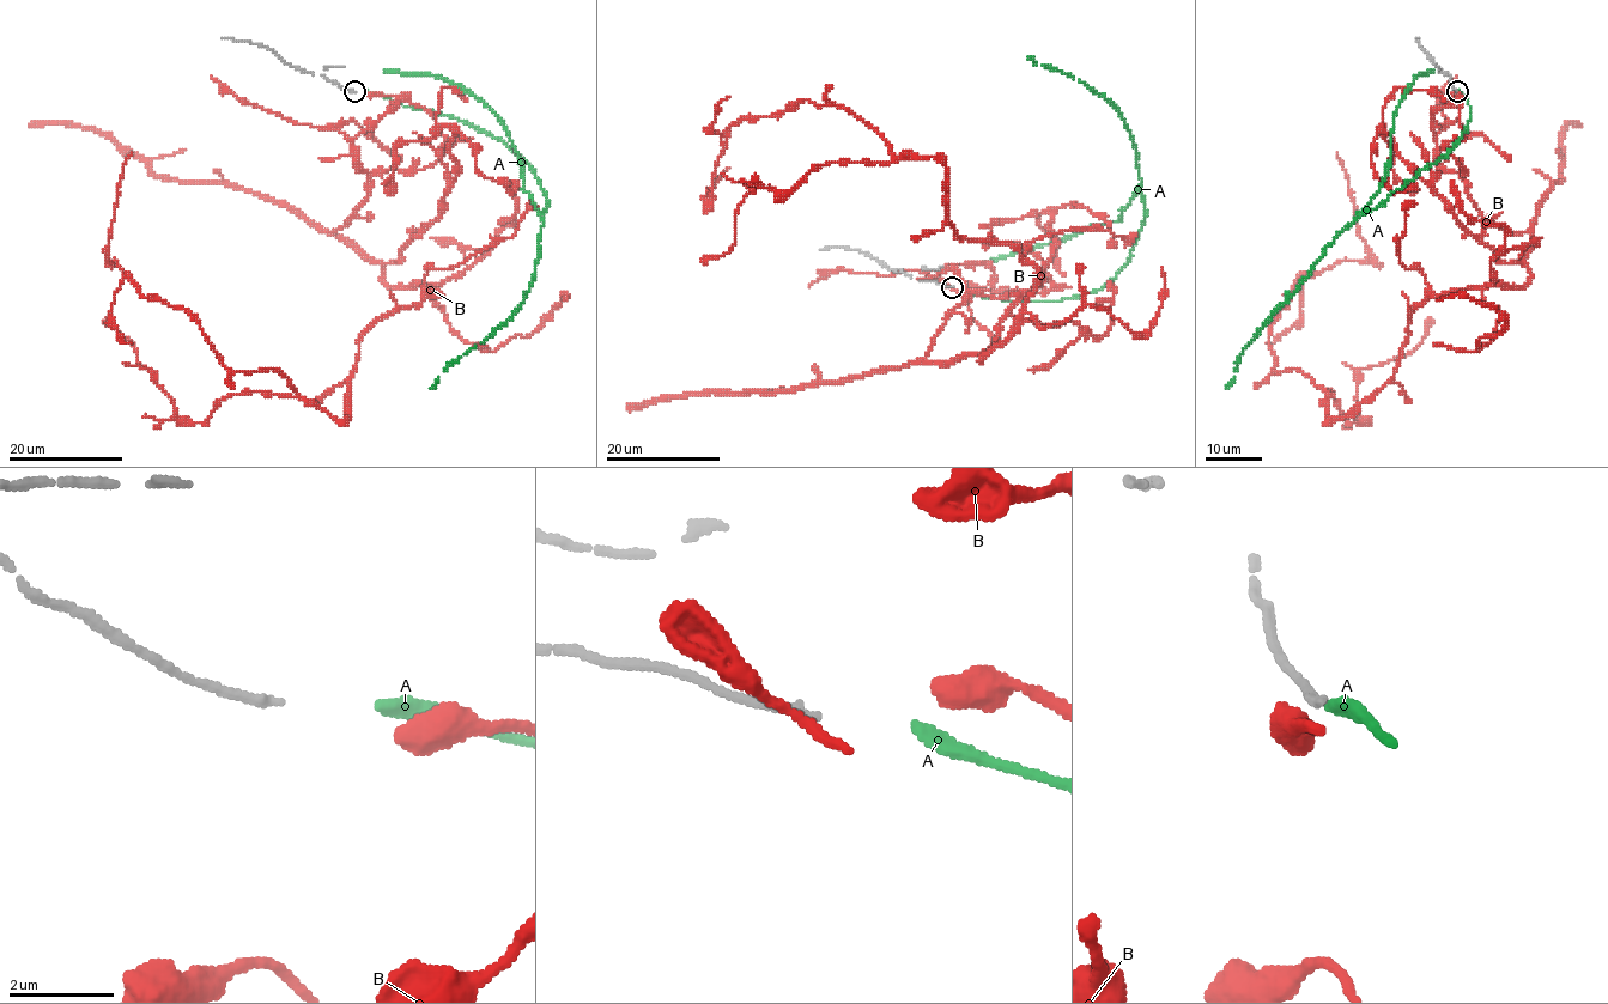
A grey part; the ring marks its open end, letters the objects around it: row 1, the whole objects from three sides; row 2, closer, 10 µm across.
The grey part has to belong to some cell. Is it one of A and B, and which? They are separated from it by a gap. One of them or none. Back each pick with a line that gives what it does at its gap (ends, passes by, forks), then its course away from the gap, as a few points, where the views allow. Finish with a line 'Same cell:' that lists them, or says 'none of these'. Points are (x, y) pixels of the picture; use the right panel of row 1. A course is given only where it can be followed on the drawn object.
A: it ends; course (1456, 91), (1470, 107), (1461, 137), (1340, 232), (1236, 360), (1233, 378), (1225, 389)
Same cell: A

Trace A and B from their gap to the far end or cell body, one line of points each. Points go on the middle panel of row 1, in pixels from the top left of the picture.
A: (963, 287), (1008, 302), (1096, 292), (1124, 265), (1144, 220), (1134, 141), (1118, 109), (1030, 55)
B: (964, 285), (1051, 281), (926, 358), (1036, 267), (844, 108), (744, 116), (705, 210), (728, 168)

